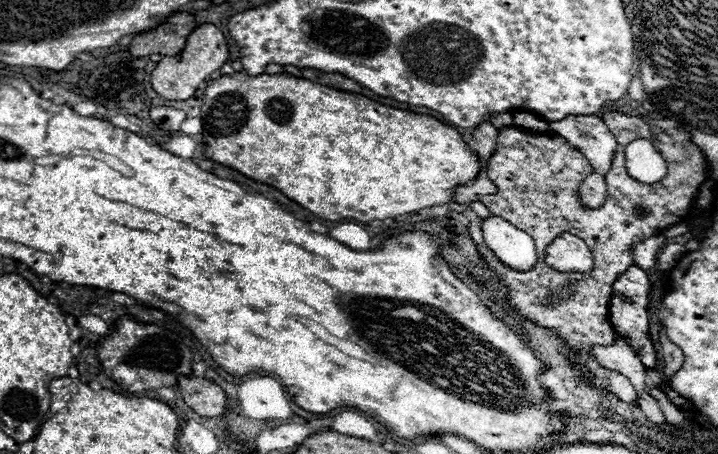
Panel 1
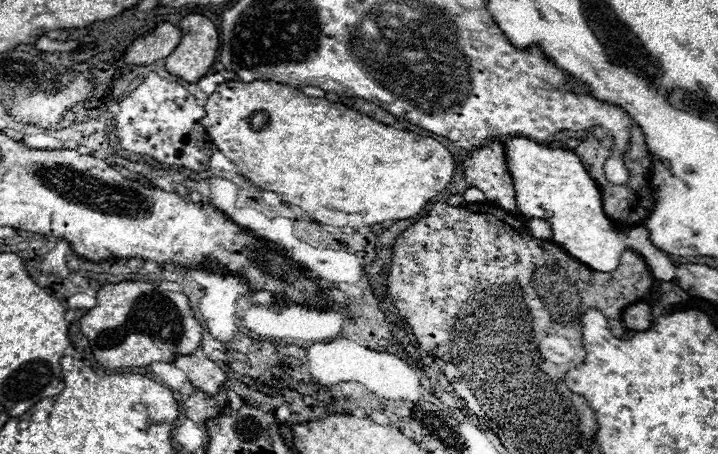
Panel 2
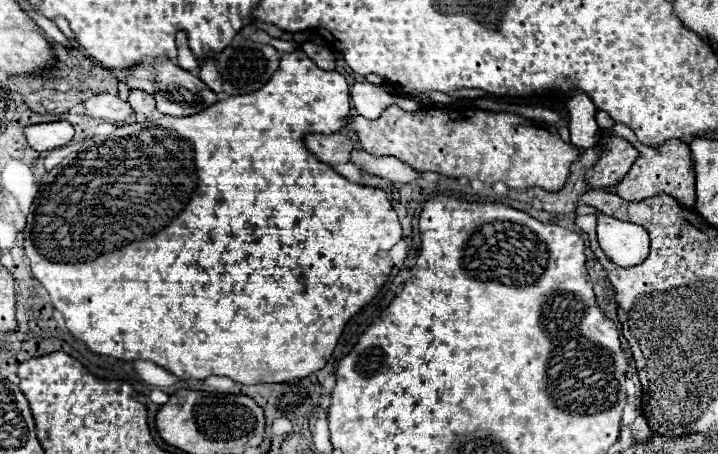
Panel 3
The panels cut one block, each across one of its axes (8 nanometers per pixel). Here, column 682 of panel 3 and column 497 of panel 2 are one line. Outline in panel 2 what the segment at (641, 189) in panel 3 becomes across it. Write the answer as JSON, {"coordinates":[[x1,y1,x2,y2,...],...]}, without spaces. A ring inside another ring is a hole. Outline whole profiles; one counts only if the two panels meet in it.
{"coordinates":[[492,142,470,152,464,160,464,178,470,186,482,190,488,202,510,214,518,212,514,202,514,184,506,168,502,142]]}

